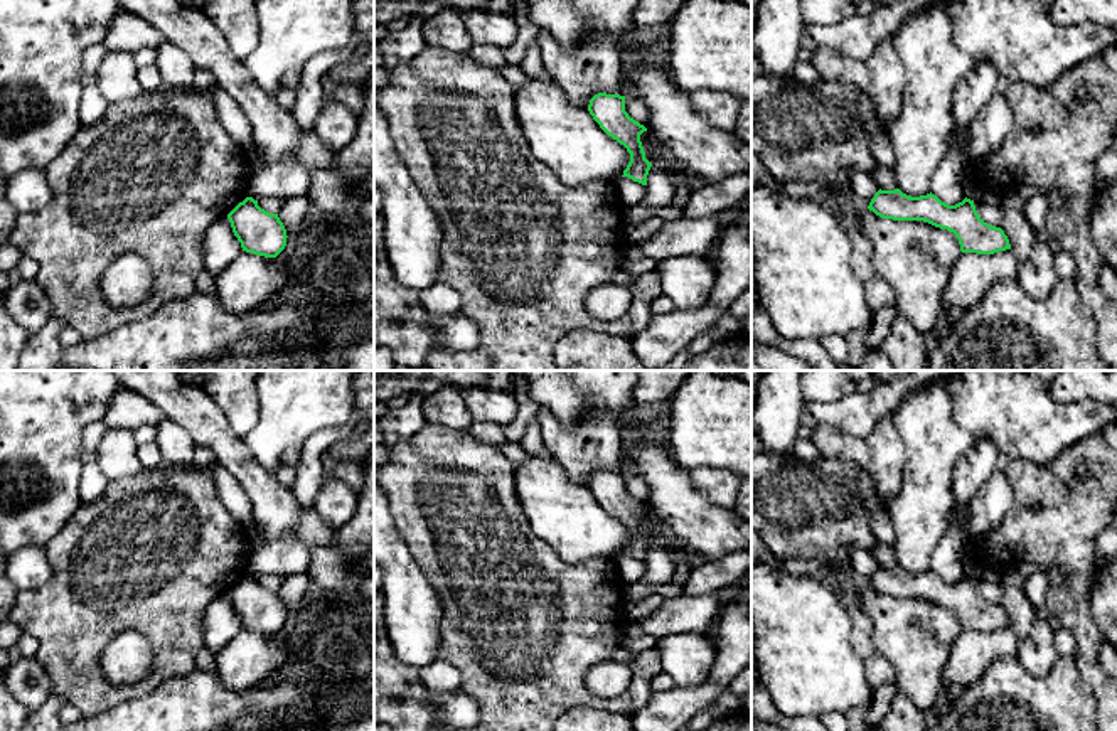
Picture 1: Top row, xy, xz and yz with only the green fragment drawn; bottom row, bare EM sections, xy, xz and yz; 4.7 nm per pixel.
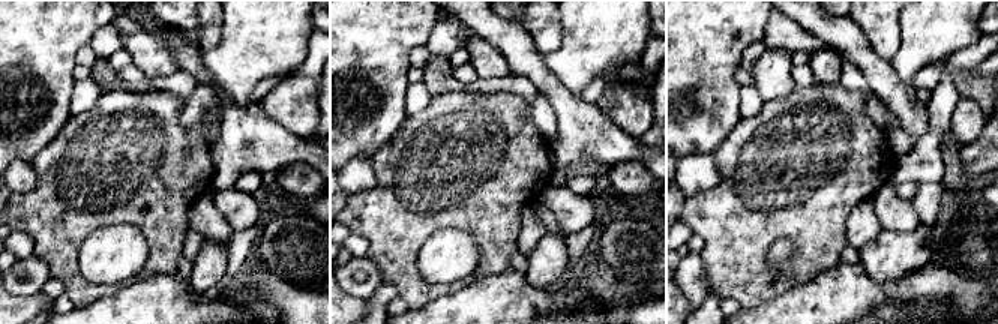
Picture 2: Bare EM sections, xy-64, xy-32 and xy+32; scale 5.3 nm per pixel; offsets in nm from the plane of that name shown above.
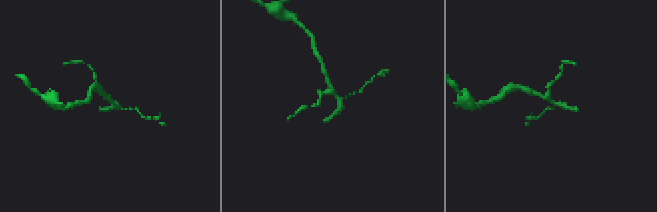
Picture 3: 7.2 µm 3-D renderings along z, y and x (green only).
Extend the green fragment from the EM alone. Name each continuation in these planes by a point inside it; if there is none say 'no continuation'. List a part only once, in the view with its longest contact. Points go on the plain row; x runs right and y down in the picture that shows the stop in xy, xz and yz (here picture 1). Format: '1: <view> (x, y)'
no continuation

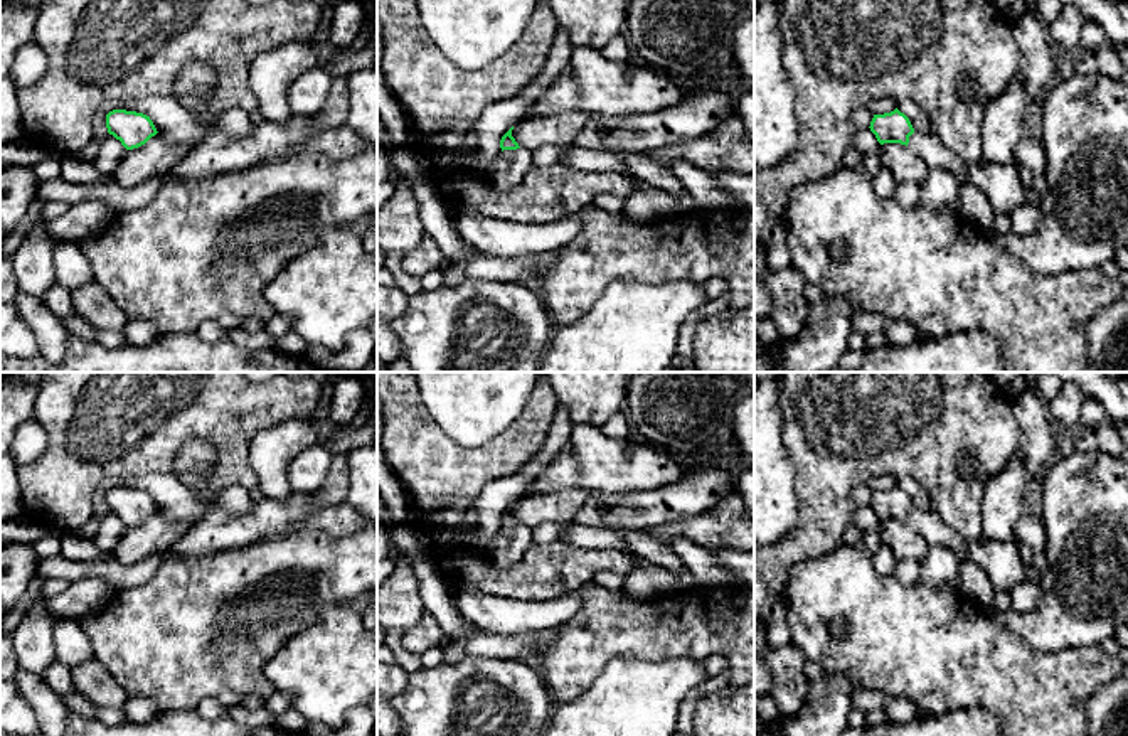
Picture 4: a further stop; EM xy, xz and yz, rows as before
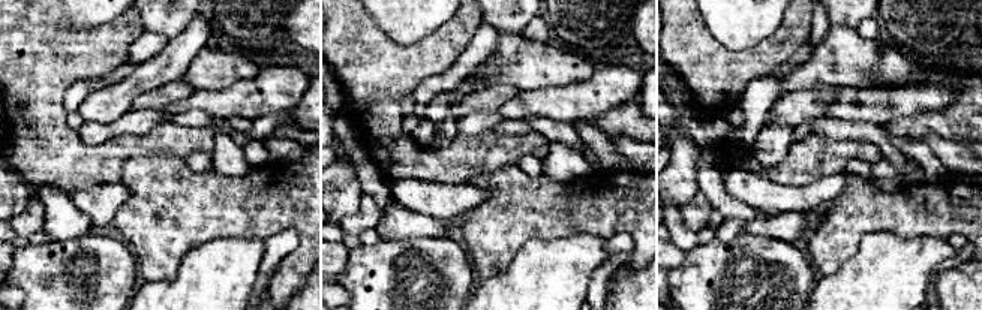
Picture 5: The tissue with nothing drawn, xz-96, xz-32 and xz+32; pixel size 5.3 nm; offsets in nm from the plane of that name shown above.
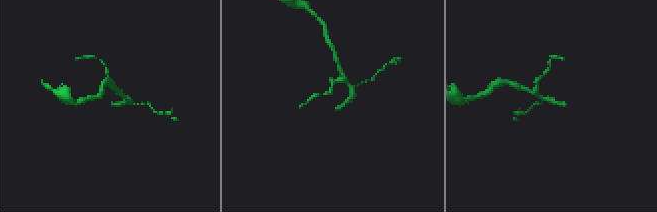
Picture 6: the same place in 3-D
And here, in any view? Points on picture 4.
1: xz (509, 546)

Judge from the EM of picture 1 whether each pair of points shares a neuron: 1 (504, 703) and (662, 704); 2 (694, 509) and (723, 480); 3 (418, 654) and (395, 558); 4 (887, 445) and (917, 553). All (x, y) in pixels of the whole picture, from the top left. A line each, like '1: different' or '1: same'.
1: different
2: different
3: same
4: different

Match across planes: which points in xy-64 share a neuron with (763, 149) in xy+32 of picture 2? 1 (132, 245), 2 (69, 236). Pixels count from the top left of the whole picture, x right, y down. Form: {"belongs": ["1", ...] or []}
{"belongs": ["2"]}

